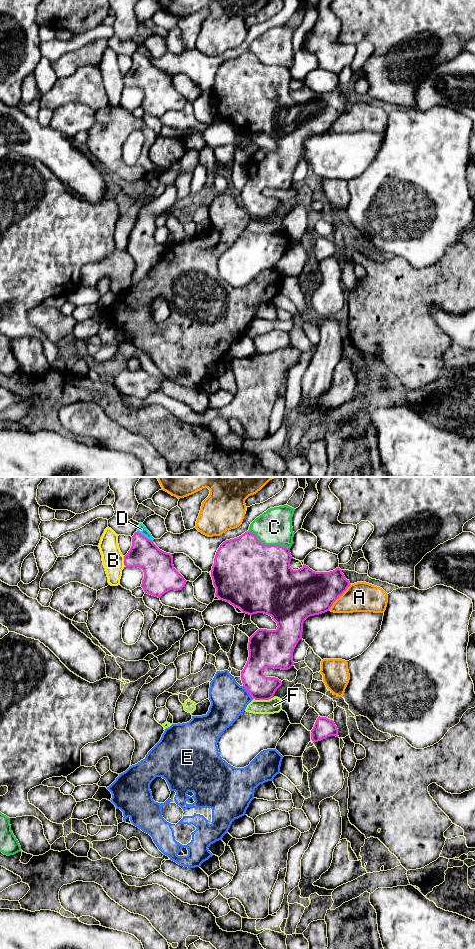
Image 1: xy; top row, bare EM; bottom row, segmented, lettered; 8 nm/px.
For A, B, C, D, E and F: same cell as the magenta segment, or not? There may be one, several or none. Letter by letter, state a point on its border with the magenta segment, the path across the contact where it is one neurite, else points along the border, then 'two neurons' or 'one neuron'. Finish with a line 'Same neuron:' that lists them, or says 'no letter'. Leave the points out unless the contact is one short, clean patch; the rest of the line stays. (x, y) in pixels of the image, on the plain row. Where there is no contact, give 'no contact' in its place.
A: meets magenta in xy at (338, 117); two neurons
B: meets magenta in xy at (124, 81); border along xy (123, 76), (123, 83), (125, 85); two neurons
C: meets magenta in xy at (270, 65); two neurons
D: meets magenta in xy at (144, 56); two neurons
E: meets magenta in xy at (249, 213); border along xy (242, 206), (252, 219); two neurons
F: meets magenta in xy at (262, 219); border along xy (272, 217), (268, 219), (253, 219); two neurons
Same neuron: no letter

